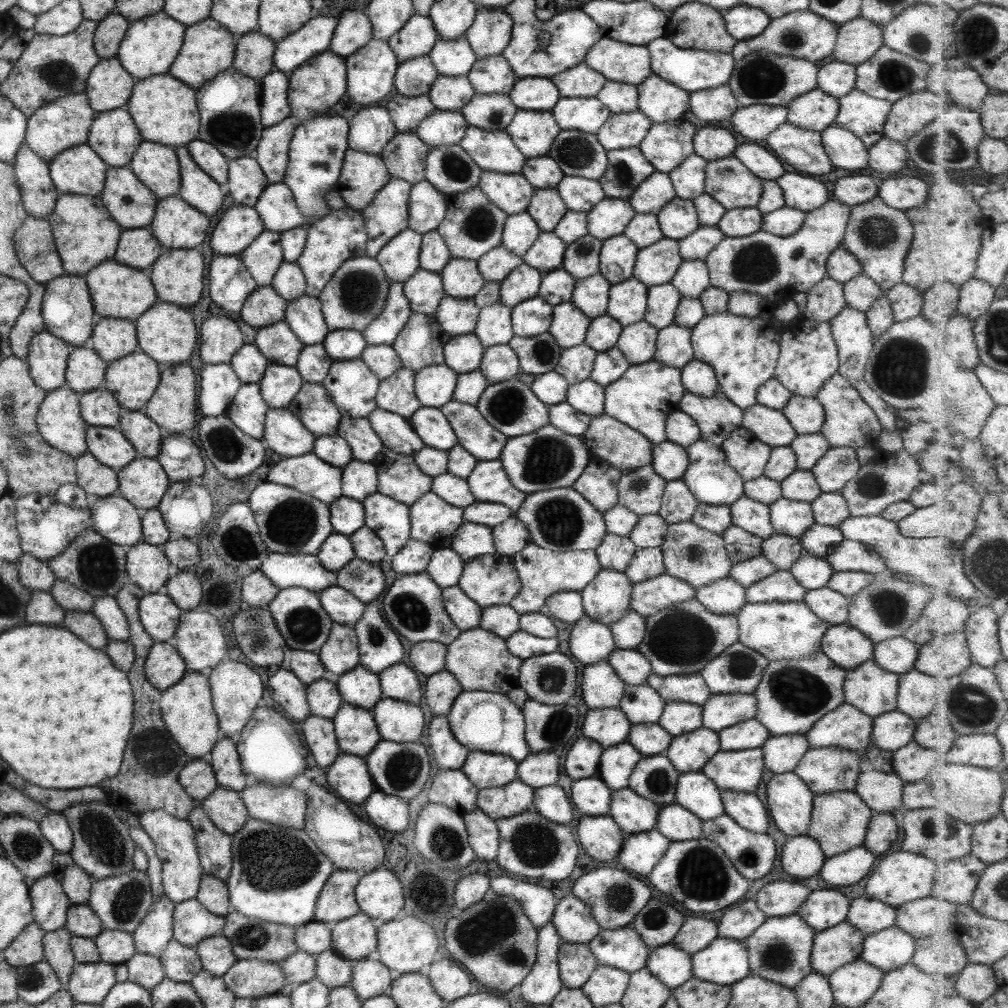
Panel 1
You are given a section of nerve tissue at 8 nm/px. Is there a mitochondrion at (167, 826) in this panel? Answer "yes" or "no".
no

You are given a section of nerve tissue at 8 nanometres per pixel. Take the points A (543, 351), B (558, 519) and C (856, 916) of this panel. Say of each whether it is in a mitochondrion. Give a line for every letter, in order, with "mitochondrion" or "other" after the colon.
A: mitochondrion
B: mitochondrion
C: other

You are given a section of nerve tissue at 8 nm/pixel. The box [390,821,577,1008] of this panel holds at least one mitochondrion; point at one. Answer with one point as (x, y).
(516, 955)

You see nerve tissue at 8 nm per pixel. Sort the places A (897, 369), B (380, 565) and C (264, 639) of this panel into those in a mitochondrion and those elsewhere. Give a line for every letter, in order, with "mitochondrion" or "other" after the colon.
A: mitochondrion
B: other
C: mitochondrion

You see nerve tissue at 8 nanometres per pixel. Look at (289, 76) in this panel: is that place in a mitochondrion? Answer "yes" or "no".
no

